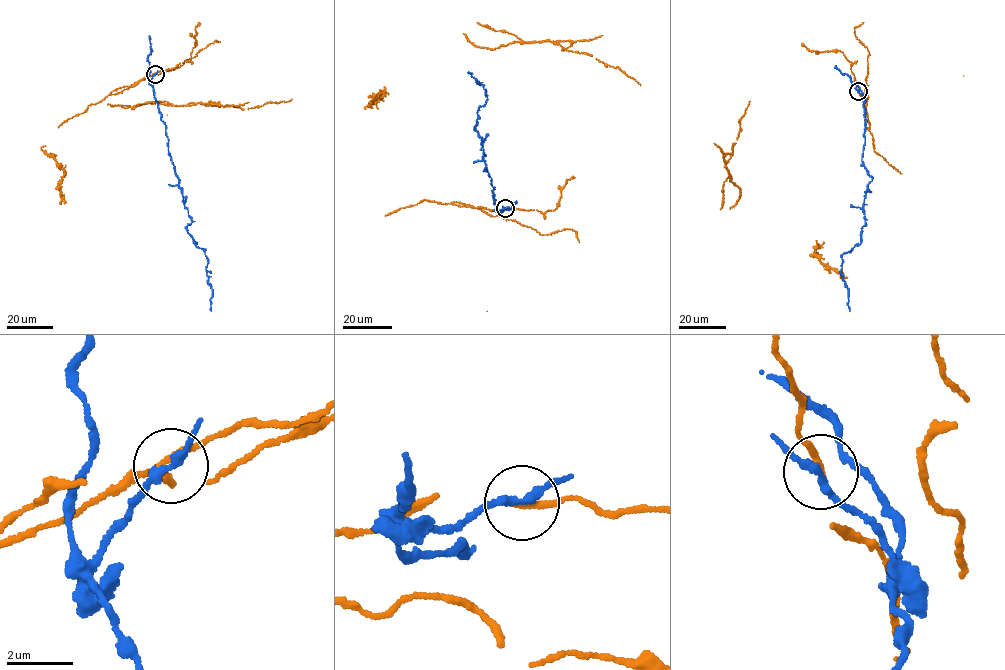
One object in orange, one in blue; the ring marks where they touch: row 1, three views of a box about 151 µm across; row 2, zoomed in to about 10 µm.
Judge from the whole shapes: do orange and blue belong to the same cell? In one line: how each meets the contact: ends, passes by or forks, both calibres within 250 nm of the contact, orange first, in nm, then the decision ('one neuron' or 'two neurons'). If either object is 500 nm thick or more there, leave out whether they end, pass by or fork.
orange ends there; blue passes by; 200 nm thick on the orange side, 240 nm on the other; two neurons

